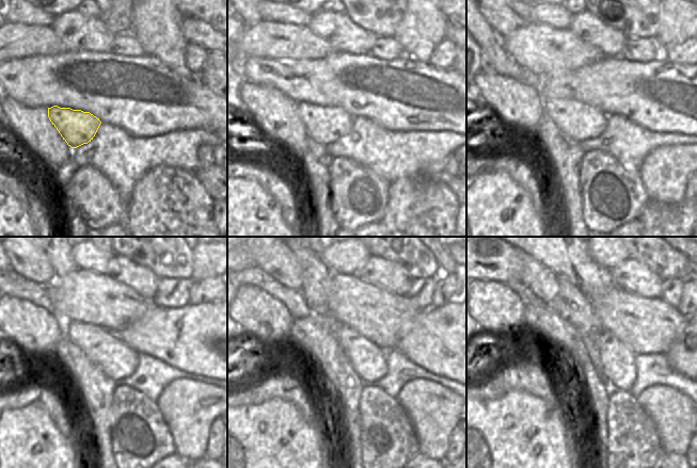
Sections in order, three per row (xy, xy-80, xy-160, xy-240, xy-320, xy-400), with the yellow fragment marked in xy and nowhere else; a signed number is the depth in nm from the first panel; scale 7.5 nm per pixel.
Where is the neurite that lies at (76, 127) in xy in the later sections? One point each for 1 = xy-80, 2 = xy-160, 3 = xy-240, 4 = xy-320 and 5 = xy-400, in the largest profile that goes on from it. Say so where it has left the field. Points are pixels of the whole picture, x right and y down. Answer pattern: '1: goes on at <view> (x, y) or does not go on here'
1: goes on at xy-80 (325, 124)
2: goes on at xy-160 (580, 122)
3: goes on at xy-240 (117, 360)
4: goes on at xy-320 (368, 360)
5: goes on at xy-400 (618, 361)

